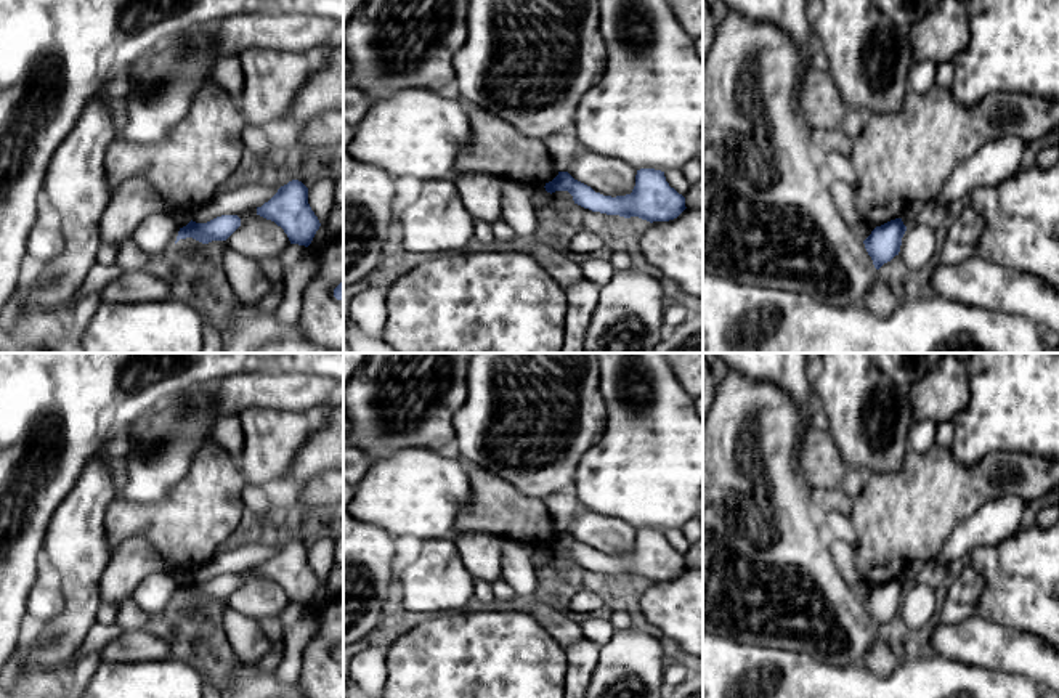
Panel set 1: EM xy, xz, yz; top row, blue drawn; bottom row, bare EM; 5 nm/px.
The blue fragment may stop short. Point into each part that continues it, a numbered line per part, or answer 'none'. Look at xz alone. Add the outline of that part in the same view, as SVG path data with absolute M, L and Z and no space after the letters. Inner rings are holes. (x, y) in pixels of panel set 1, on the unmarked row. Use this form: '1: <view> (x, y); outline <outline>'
none

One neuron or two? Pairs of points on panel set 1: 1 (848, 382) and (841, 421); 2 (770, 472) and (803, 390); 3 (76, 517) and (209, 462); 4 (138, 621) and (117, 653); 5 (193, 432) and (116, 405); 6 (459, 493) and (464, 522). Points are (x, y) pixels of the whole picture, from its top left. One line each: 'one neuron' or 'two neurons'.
1: one neuron
2: two neurons
3: two neurons
4: two neurons
5: two neurons
6: two neurons

